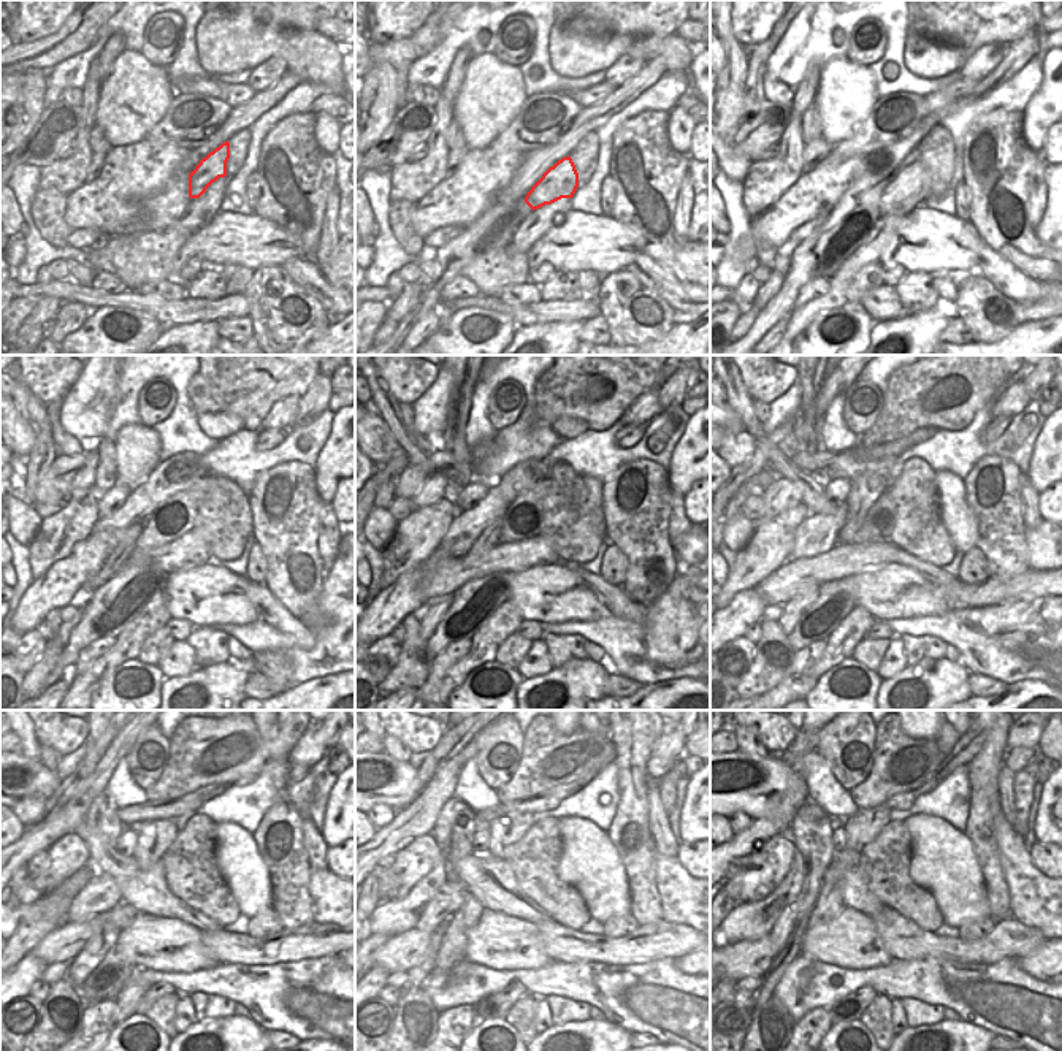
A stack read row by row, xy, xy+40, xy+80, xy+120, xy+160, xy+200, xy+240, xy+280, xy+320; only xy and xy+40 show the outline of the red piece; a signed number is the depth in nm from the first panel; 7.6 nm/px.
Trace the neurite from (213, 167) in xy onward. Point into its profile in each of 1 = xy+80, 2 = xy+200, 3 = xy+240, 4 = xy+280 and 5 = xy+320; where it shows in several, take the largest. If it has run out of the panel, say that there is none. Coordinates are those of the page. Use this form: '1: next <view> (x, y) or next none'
1: next xy+80 (909, 189)
2: next xy+200 (844, 560)
3: next xy+240 (62, 945)
4: next xy+280 (408, 950)
5: next xy+320 (748, 958)

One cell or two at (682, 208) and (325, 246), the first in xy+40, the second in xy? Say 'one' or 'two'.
one

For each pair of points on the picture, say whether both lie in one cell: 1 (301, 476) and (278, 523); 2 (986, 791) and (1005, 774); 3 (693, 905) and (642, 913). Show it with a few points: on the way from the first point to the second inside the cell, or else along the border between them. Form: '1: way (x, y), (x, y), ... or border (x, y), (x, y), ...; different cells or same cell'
1: way (290, 487), (284, 496), (284, 512); same cell
2: border (1002, 763), (997, 794); different cells
3: border (655, 874), (663, 918); different cells

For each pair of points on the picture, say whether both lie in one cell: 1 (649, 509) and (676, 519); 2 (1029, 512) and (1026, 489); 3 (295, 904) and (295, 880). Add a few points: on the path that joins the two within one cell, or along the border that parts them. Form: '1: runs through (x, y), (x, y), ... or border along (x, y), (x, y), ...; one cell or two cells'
1: border along (671, 490), (671, 544); two cells
2: runs through (1029, 506), (1027, 495); one cell
3: runs through (295, 898), (295, 886); one cell

